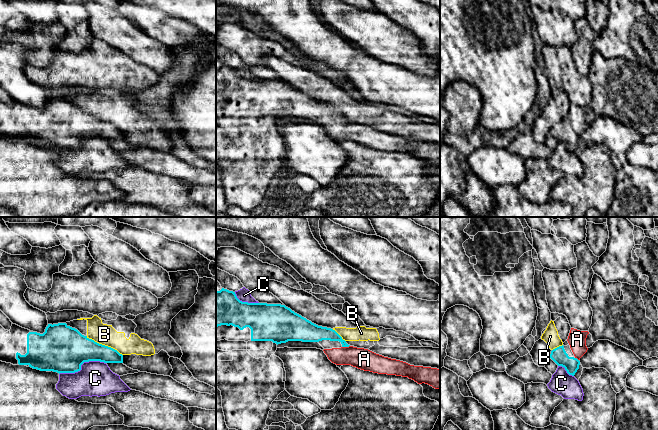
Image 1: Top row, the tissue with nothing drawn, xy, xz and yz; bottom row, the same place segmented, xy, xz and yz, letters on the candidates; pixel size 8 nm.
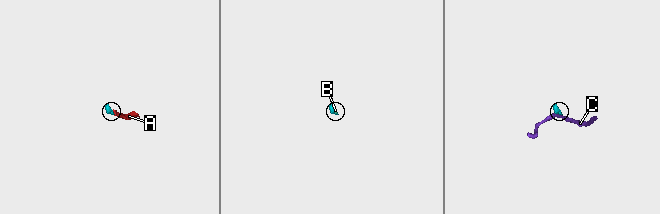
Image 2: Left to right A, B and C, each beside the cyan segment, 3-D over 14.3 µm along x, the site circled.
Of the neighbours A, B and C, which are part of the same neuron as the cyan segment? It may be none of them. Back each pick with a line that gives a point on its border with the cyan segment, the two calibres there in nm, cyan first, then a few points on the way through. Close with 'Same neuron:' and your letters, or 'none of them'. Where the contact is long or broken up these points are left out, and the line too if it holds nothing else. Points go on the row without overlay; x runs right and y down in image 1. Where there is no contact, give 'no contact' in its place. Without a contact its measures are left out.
A: meets cyan in xz at (345, 122); 130 nm thick on the cyan side, 170 nm on the other
Same neuron: A

